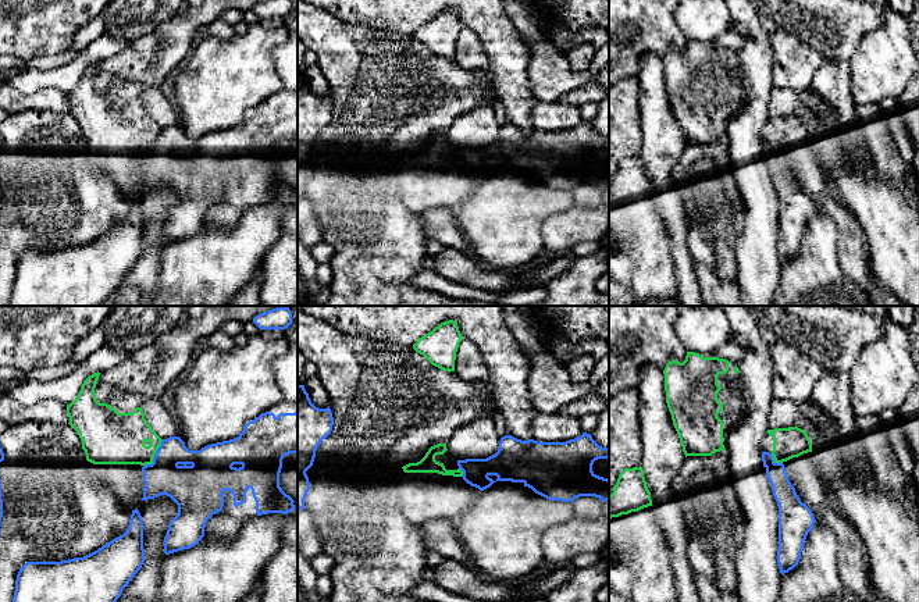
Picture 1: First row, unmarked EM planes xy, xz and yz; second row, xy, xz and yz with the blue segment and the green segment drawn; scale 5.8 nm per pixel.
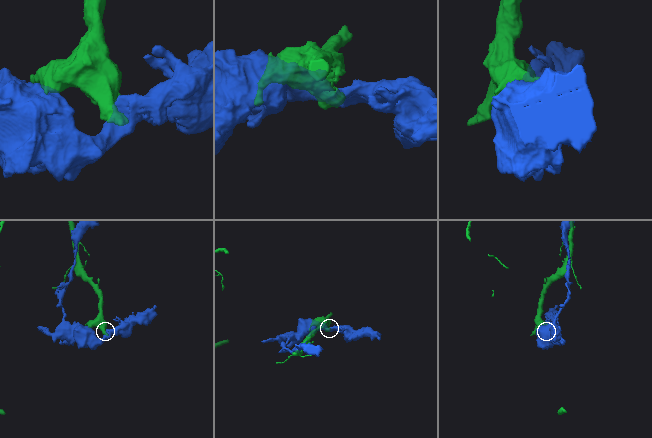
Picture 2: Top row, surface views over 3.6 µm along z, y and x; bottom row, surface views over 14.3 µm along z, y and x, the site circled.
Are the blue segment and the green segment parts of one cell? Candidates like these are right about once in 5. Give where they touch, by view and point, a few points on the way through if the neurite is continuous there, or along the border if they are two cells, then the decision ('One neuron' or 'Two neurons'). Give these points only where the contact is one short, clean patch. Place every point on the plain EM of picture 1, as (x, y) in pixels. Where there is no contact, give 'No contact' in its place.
Touches blue at xy (155, 143). Two neurons

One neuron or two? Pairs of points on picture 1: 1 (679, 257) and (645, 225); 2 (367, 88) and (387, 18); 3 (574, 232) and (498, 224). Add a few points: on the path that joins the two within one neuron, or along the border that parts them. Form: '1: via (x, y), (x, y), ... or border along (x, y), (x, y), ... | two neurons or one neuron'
1: border along (661, 220), (669, 238), (676, 282) | two neurons
2: border along (351, 22), (394, 34), (412, 35) | two neurons
3: border along (567, 209), (554, 213), (544, 223), (542, 248) | two neurons

